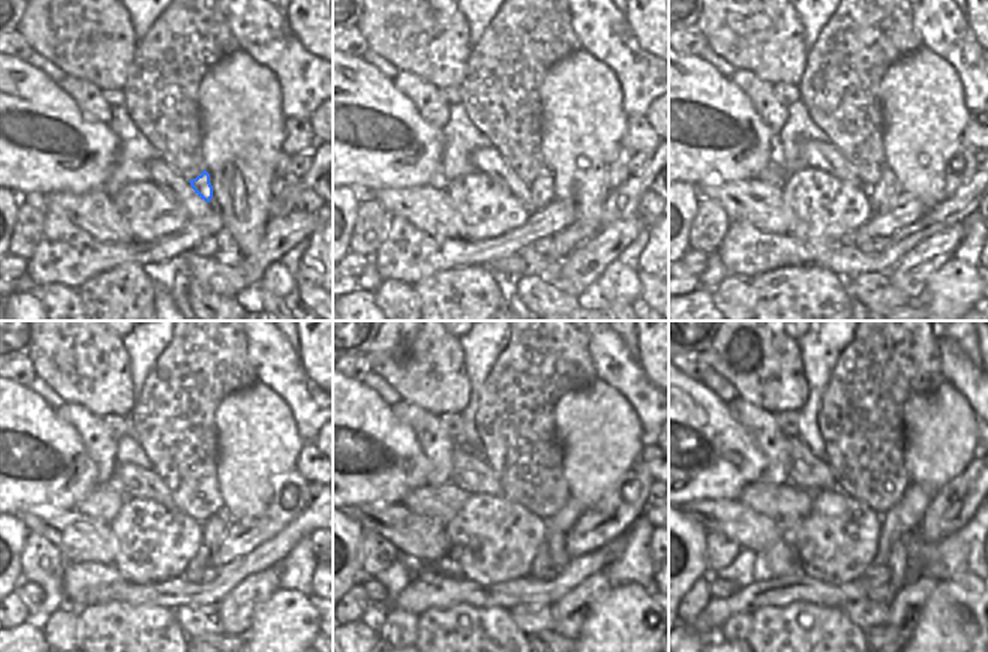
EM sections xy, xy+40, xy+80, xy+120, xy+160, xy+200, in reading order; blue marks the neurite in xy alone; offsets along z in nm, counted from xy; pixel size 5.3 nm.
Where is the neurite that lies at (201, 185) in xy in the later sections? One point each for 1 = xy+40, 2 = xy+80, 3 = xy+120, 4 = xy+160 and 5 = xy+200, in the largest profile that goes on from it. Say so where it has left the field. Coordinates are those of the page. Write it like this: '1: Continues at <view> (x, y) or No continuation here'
1: Continues at xy+40 (541, 189)
2: Continues at xy+80 (880, 194)
3: Continues at xy+120 (215, 529)
4: Continues at xy+160 (556, 552)
5: Continues at xy+200 (898, 559).

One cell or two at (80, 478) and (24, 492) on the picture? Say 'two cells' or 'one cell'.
one cell

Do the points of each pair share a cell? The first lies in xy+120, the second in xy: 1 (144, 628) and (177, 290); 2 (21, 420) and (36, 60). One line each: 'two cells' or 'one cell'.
1: two cells
2: two cells

